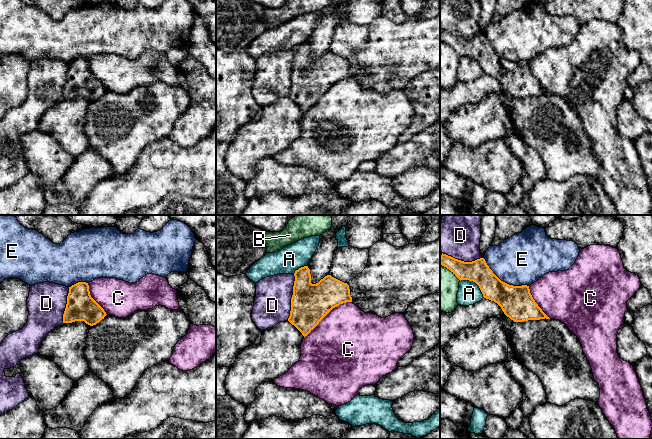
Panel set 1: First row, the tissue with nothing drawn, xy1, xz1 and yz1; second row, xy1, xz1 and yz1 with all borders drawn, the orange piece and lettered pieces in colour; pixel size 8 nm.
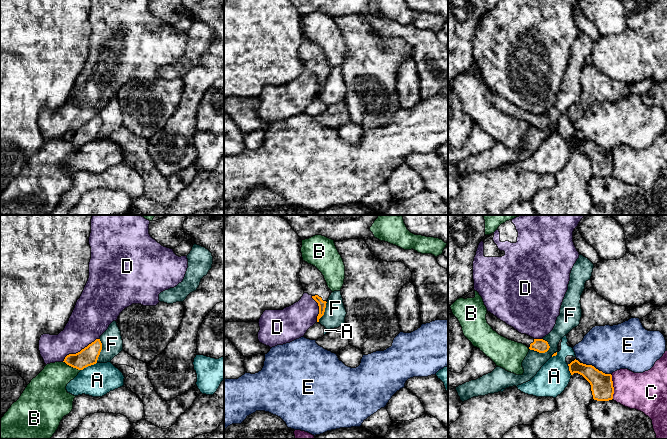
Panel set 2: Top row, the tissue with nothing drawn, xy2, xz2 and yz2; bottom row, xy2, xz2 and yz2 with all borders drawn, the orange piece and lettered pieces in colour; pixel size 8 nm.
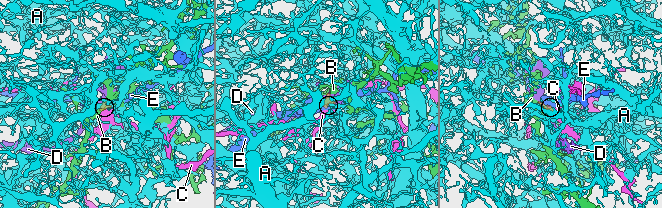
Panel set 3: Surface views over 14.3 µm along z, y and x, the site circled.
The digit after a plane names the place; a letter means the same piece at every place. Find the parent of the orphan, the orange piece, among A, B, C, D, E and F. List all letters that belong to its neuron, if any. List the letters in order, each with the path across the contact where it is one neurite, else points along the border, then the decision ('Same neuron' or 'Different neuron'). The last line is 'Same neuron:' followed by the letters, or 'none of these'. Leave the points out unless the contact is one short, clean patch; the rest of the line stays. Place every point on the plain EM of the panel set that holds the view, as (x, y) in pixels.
A: Different neuron
B: Boundary: xy2 (63, 137), (80, 146). Different neuron
C: Different neuron
D: Different neuron
E: Different neuron
F: Boundary: yz2 (550, 122), (544, 128), (529, 125). Different neuron
Same neuron: none of these

